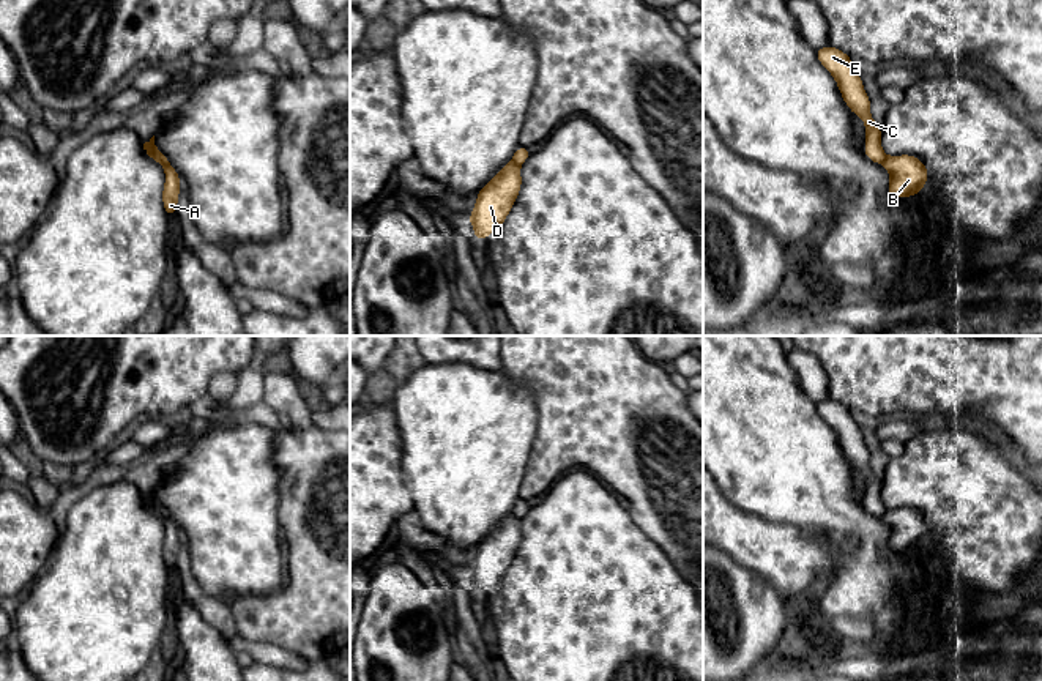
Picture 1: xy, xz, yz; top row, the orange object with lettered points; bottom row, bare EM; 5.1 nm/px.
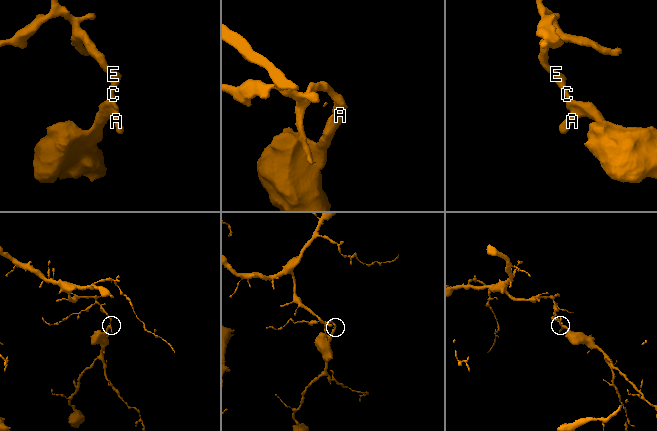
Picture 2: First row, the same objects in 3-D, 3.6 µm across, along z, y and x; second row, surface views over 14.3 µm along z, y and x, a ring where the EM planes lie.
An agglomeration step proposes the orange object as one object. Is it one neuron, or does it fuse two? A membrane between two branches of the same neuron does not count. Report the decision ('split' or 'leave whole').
split

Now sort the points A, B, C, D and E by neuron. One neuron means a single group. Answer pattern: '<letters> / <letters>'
A B D / C E

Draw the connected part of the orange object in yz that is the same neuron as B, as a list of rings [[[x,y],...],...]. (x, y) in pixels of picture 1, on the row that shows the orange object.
[[[886,156],[883,166],[891,175],[891,181],[888,186],[889,197],[903,199],[919,195],[919,192],[927,183],[927,167],[916,156]]]

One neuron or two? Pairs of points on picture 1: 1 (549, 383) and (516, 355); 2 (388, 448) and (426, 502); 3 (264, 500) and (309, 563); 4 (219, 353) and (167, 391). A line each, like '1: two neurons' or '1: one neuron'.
1: one neuron
2: two neurons
3: two neurons
4: one neuron

